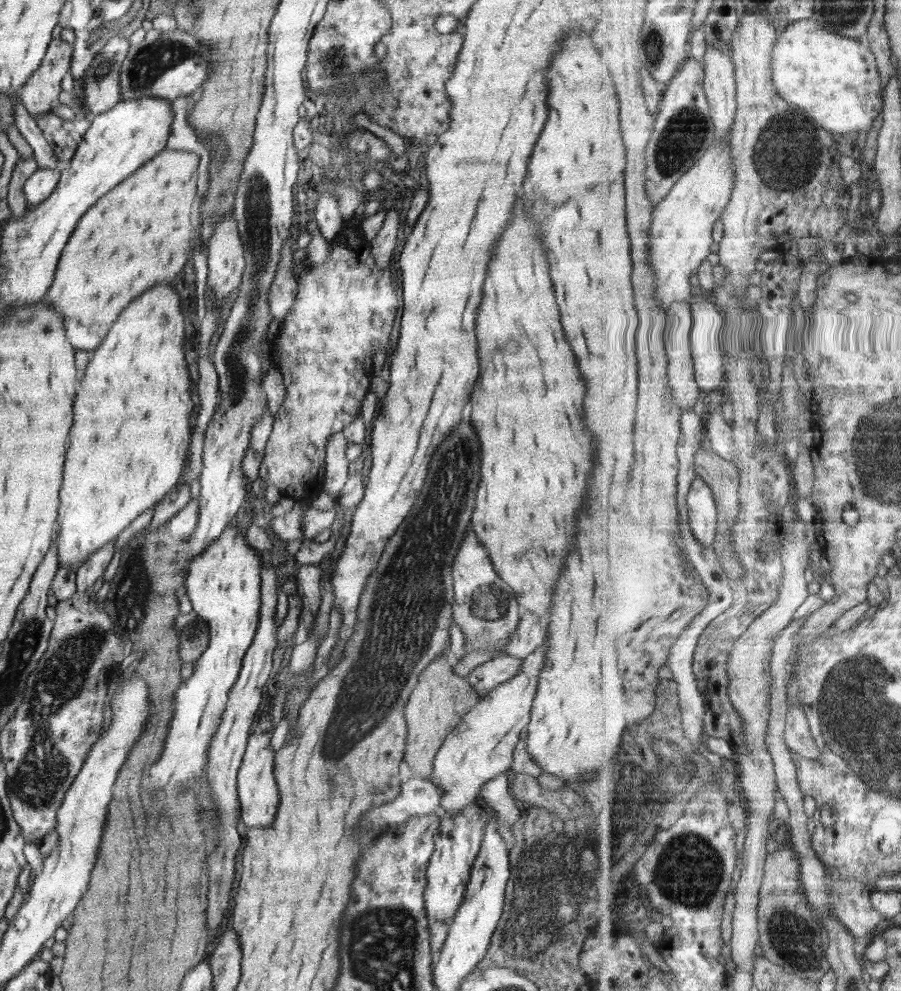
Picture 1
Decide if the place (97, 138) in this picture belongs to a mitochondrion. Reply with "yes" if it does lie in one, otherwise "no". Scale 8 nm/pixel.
no

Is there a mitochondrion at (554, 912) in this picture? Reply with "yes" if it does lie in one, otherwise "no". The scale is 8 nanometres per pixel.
yes

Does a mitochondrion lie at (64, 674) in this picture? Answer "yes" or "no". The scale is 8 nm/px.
yes

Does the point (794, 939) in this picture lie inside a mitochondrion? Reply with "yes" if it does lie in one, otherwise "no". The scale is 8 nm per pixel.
yes

